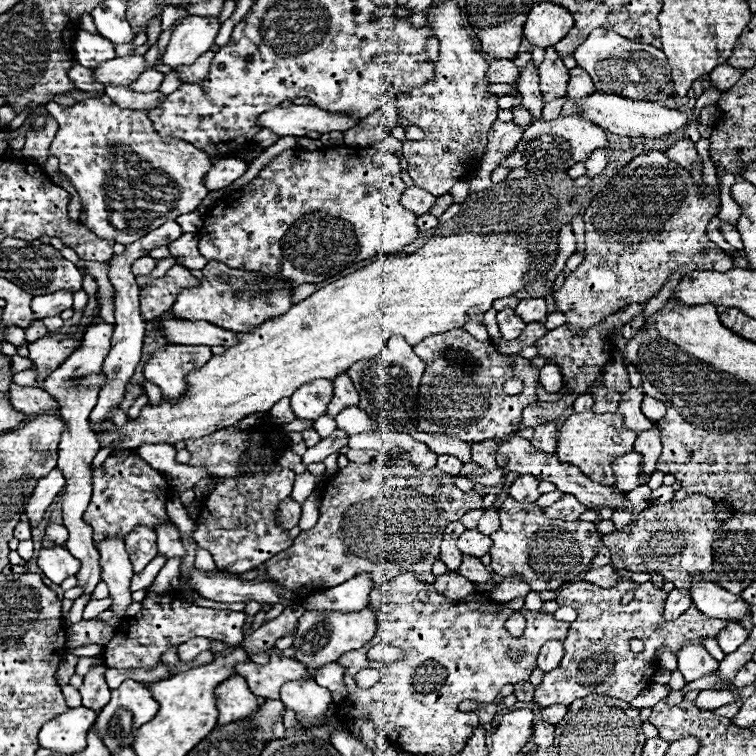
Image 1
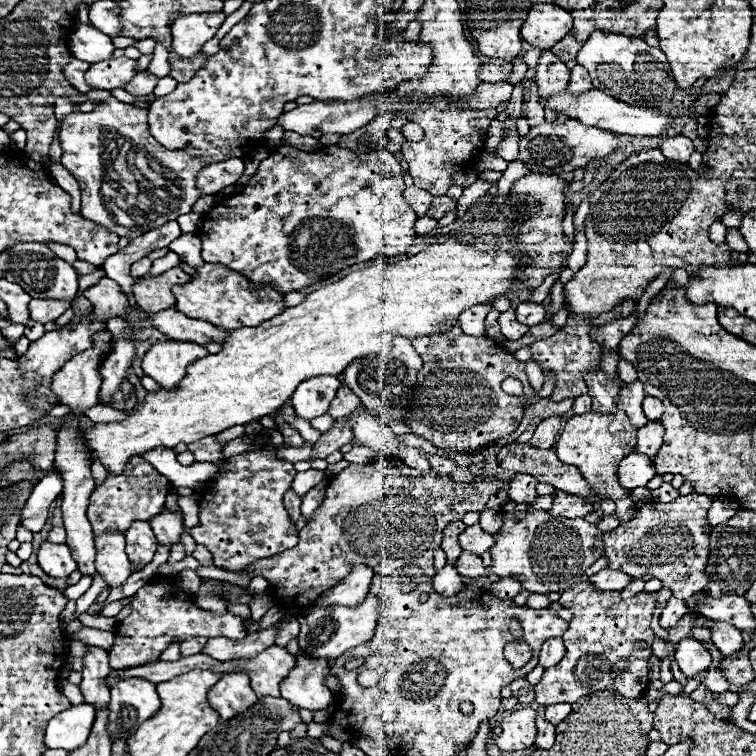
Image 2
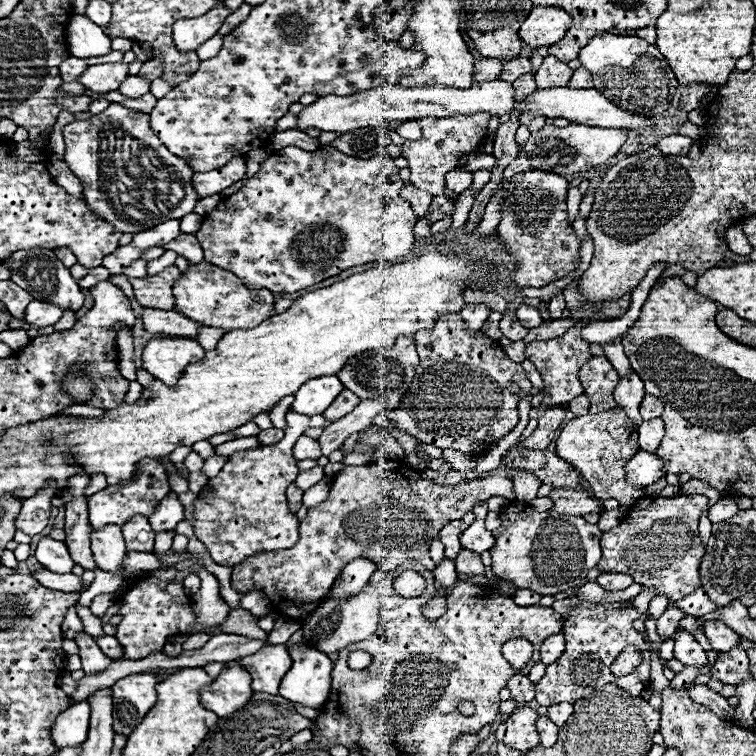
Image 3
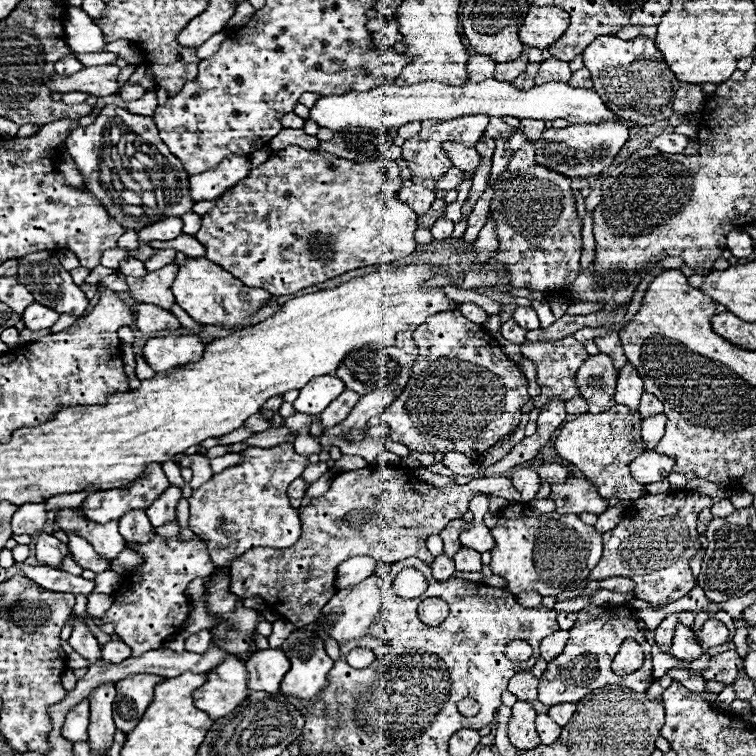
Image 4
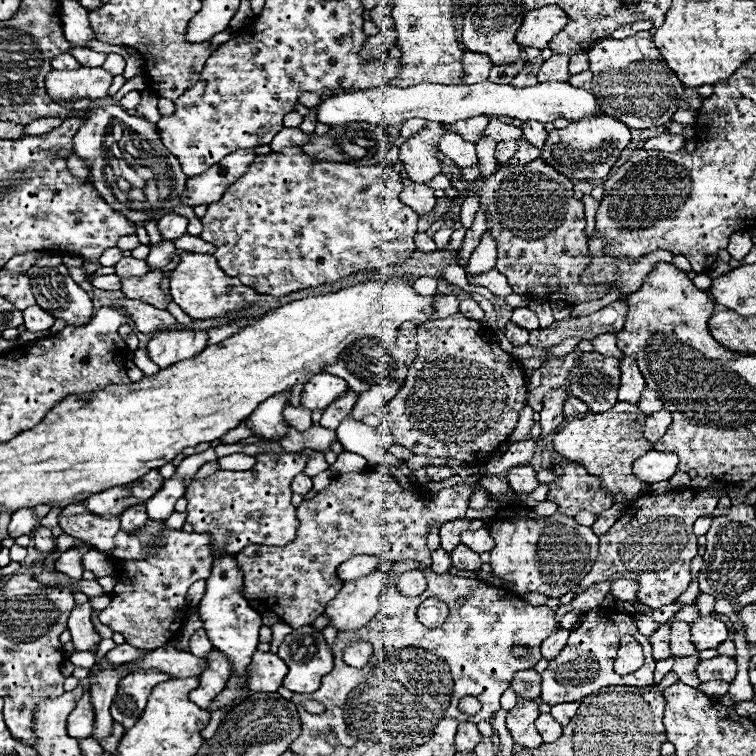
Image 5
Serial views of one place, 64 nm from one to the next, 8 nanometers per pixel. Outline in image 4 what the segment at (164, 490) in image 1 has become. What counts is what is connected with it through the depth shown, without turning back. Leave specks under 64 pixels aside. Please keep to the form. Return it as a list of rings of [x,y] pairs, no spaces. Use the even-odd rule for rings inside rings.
[[[152,462],[146,464],[144,474],[136,478],[132,484],[126,484],[124,488],[112,488],[112,490],[100,490],[90,494],[84,502],[84,514],[96,524],[106,524],[110,520],[120,520],[124,514],[132,510],[148,510],[160,494],[170,486],[166,480],[162,466]]]

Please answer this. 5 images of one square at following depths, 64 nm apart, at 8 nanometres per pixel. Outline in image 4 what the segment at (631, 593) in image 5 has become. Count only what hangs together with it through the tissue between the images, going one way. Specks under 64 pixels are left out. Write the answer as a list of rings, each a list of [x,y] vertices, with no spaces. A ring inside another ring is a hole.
[[[624,576],[608,578],[608,580],[604,578],[604,580],[600,580],[600,588],[614,590],[614,592],[630,592],[630,590],[634,590],[634,582],[628,580],[628,578],[624,578]]]

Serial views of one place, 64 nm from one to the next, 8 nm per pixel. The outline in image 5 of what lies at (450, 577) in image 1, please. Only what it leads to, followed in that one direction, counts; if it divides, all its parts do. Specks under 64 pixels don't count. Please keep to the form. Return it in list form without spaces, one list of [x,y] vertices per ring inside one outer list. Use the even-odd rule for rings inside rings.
[[[438,548],[436,552],[432,552],[432,570],[436,574],[448,574],[452,562],[450,562],[450,554],[444,554],[442,548]]]

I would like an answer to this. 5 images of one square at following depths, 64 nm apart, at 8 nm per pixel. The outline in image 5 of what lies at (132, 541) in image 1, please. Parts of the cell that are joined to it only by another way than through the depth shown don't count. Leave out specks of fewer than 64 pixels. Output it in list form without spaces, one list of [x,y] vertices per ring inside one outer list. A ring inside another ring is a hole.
[[[132,506],[132,510],[124,510],[124,514],[120,516],[120,530],[124,530],[124,532],[136,532],[136,530],[140,530],[140,528],[144,528],[146,526],[146,520],[148,520],[148,516],[146,516],[146,510],[144,510],[144,506]]]

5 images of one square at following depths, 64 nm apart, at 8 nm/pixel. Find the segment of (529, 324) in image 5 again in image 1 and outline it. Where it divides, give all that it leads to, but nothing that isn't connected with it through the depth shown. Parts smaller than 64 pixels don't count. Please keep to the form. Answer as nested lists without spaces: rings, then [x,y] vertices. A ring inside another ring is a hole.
[[[524,298],[514,308],[516,314],[526,322],[542,322],[546,316],[546,300],[544,298]]]

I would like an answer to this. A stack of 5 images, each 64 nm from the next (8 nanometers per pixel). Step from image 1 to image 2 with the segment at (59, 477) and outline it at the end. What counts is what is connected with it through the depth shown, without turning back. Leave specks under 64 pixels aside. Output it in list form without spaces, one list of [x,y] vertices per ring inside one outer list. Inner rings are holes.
[[[48,472],[32,490],[28,502],[22,510],[22,526],[28,526],[32,532],[40,532],[48,518],[50,504],[62,494],[62,476],[56,472]]]

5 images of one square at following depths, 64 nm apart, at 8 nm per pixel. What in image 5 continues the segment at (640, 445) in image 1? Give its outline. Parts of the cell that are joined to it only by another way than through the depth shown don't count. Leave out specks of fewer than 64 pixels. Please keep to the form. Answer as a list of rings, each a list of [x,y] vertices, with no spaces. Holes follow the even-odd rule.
[[[664,408],[660,412],[656,412],[656,414],[650,414],[646,418],[646,422],[644,422],[644,438],[650,444],[656,444],[662,438],[662,434],[668,430],[670,422],[672,422],[672,416]]]

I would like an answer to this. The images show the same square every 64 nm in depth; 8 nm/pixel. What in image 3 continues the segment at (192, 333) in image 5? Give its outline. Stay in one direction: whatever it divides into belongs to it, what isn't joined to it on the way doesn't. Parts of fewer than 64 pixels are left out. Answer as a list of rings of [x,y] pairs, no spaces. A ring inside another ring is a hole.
[[[162,338],[150,340],[144,348],[142,362],[156,380],[174,386],[184,368],[204,358],[204,348],[190,338]]]

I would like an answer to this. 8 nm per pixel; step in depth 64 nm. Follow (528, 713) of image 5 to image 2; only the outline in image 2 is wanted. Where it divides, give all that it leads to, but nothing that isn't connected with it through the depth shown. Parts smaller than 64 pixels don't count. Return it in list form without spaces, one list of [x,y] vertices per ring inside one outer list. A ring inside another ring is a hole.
[[[522,708],[516,712],[510,712],[502,720],[502,734],[494,738],[494,746],[498,748],[500,754],[504,752],[516,752],[530,748],[536,738],[536,710],[532,708]]]

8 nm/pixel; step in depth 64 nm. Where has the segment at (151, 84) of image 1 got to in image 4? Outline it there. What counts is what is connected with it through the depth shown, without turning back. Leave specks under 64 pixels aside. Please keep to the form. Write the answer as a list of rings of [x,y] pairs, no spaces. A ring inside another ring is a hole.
[[[122,84],[122,88],[120,88],[120,96],[122,96],[122,100],[124,102],[130,102],[130,100],[138,100],[138,98],[142,98],[146,94],[146,88],[142,88],[142,86],[138,86],[138,84]]]

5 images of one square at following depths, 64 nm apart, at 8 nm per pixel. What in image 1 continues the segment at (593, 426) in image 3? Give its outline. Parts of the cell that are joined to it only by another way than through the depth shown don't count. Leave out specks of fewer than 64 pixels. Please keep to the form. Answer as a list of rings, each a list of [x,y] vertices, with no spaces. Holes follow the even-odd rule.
[[[582,412],[582,414],[572,414],[564,420],[560,428],[560,436],[556,442],[556,458],[560,462],[578,466],[588,478],[594,482],[614,486],[612,478],[612,462],[620,456],[632,450],[636,440],[636,434],[630,430],[624,430],[624,420],[620,414],[594,414],[594,412]]]

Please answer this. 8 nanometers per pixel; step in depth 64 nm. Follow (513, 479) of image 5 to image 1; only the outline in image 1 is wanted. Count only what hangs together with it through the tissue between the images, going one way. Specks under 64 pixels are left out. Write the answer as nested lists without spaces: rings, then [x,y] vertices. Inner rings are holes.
[[[522,474],[514,480],[514,484],[510,486],[510,492],[508,492],[510,498],[518,500],[518,502],[536,502],[540,498],[540,492],[538,492],[538,480],[532,478],[530,474]]]

